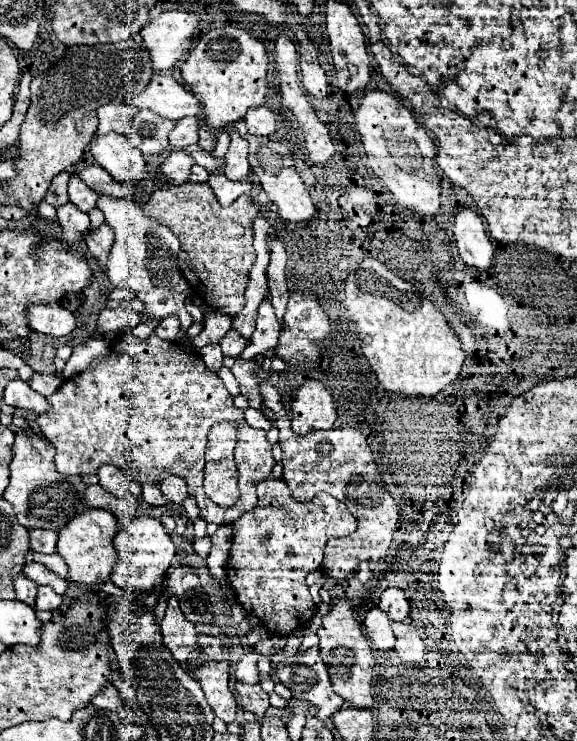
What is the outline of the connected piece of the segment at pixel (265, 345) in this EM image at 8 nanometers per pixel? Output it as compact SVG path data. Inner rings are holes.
M264 301L258 307L256 329L254 329L254 333L250 337L250 345L244 349L242 357L254 359L254 357L262 355L266 349L276 349L278 335L280 335L280 321L276 319L274 307L268 301Z

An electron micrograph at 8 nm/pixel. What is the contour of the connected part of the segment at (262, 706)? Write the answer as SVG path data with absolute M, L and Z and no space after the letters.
M236 683L236 693L240 697L240 705L244 711L252 711L256 717L264 717L264 713L270 707L268 693L262 691L262 687L256 685L240 685Z

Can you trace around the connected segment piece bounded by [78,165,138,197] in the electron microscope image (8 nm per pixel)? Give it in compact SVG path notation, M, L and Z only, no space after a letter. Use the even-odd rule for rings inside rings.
M88 165L84 167L80 173L82 181L88 183L90 189L94 189L98 195L112 195L112 197L130 197L134 195L138 189L134 183L122 183L122 181L114 181L112 177L108 177L108 171L104 171L98 165Z

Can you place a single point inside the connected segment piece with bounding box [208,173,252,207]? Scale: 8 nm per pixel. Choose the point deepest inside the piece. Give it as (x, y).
(227, 191)

